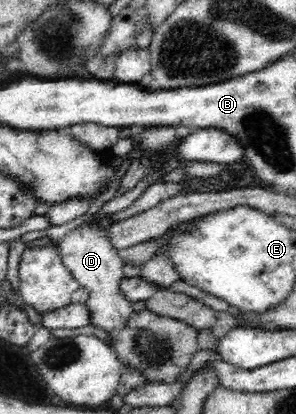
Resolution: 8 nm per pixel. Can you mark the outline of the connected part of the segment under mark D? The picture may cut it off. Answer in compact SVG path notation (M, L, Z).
M92 220L87 225L81 224L71 229L57 246L62 262L73 274L78 285L89 293L89 300L85 303L89 312L89 325L104 329L112 335L113 332L119 332L128 324L129 317L133 315L134 310L131 302L121 294L120 284L125 277L122 272L124 263L119 257L119 250L105 236L109 226L111 223L107 223L106 220L104 222Z

